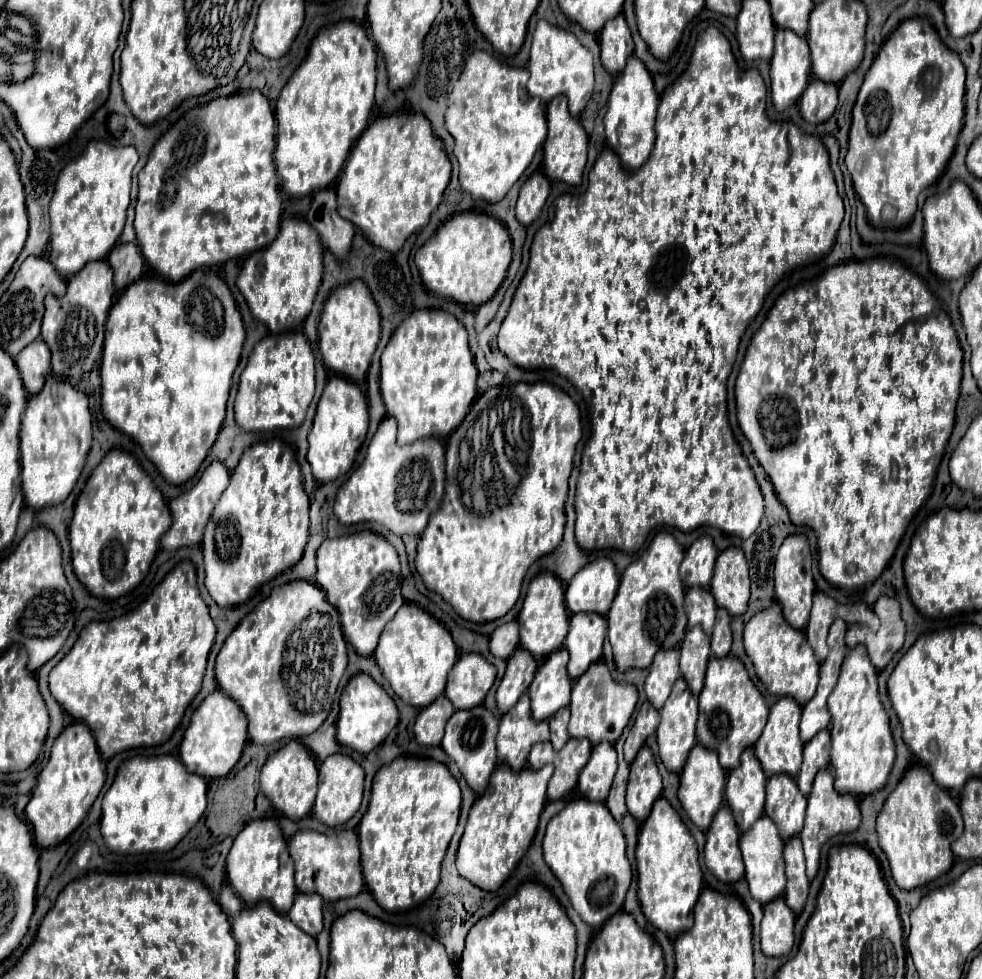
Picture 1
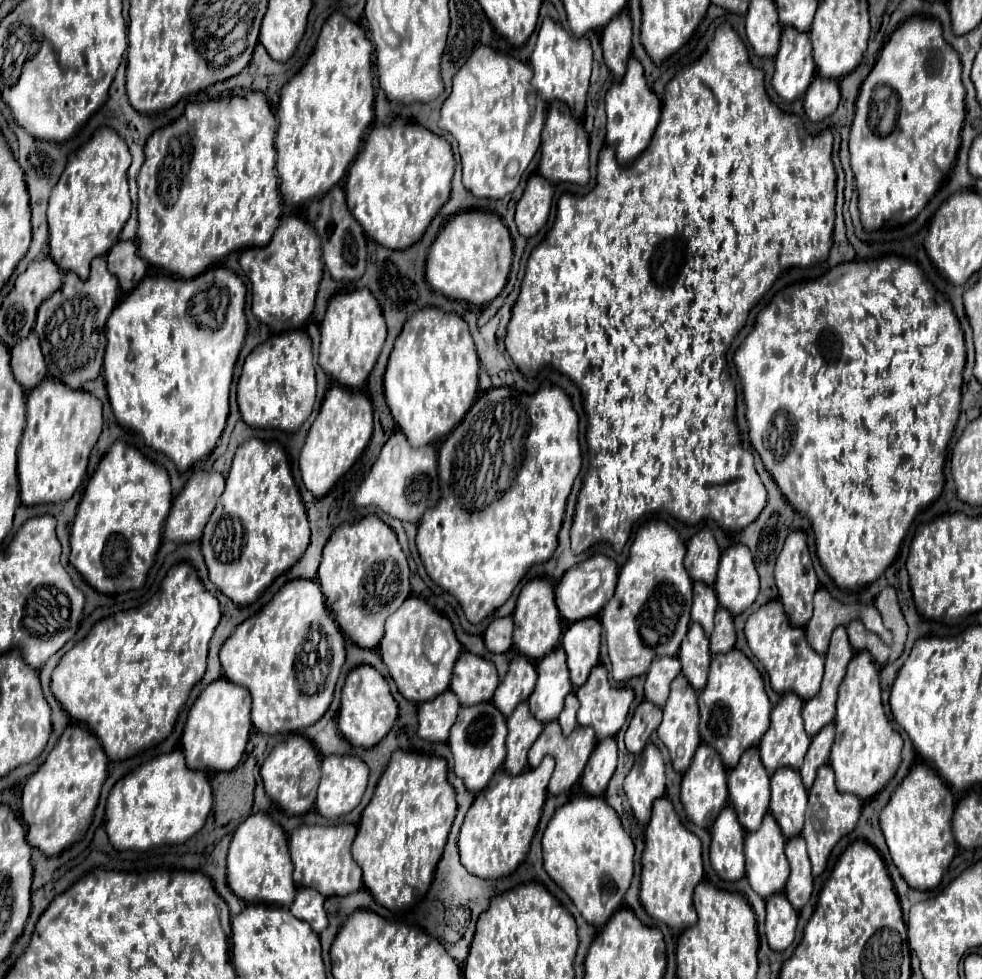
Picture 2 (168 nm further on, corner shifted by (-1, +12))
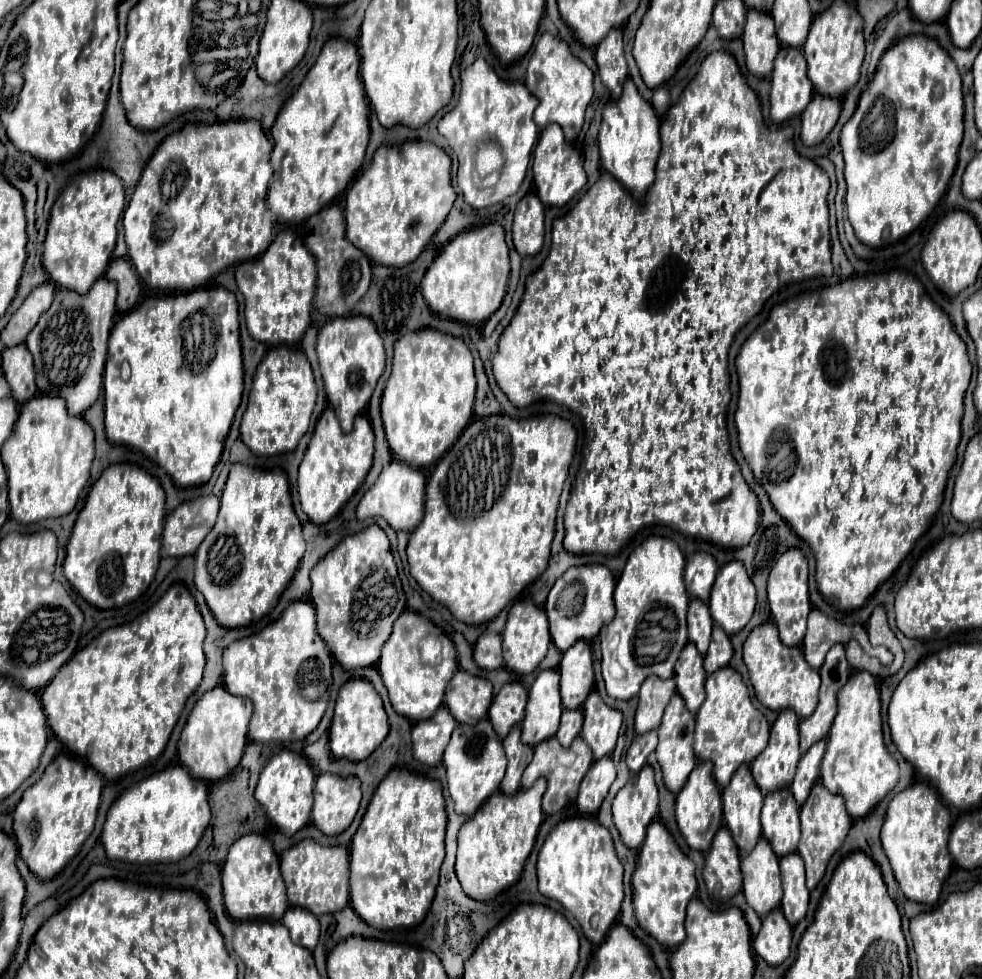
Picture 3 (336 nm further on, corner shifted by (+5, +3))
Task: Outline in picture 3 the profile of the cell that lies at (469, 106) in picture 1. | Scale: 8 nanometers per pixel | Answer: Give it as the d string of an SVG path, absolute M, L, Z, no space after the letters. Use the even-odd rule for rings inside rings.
M476 60L462 72L460 100L456 108L442 116L438 130L458 156L458 188L472 208L492 206L518 192L526 176L530 154L538 140L538 126L532 118L536 106L538 100L530 96L528 88L522 82L500 80L498 74L486 64L486 60ZM482 136L498 138L506 152L506 168L502 170L502 176L498 178L498 184L494 184L494 188L478 188L478 184L474 184L474 144L478 144Z

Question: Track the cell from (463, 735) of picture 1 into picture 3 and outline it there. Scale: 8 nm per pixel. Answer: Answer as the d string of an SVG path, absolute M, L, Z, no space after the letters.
M480 720L476 726L460 724L450 738L450 744L446 746L442 762L446 766L450 796L456 804L456 810L458 814L464 814L468 818L474 816L476 810L484 804L484 800L498 790L506 772L506 756L488 720Z

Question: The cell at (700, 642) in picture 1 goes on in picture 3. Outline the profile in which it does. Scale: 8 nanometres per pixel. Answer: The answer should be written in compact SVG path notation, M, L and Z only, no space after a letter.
M686 644L686 648L680 652L680 658L674 666L674 678L678 686L678 694L684 698L686 708L696 714L698 708L704 702L704 682L706 672L702 668L702 656L694 648L694 644Z

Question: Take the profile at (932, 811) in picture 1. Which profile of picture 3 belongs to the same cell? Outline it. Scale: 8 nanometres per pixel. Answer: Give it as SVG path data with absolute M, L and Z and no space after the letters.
M914 782L904 792L896 794L888 806L882 826L882 846L900 884L900 890L908 900L920 904L934 904L940 896L942 882L950 874L952 856L948 852L950 836L950 812L940 802L938 794L928 782Z

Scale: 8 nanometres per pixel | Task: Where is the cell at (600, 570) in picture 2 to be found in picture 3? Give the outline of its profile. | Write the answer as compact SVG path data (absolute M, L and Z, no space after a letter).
M602 564L574 566L556 580L544 604L544 612L550 622L552 642L560 652L566 652L578 640L594 640L600 628L614 618L614 584L612 572Z

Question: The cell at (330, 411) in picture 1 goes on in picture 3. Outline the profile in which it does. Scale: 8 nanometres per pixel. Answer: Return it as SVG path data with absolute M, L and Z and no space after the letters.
M326 408L316 424L316 430L312 434L312 440L308 444L298 474L298 492L306 516L314 524L330 522L364 482L366 474L372 468L372 458L374 458L374 432L370 420L366 416L358 416L358 420L354 420L354 430L346 434L342 432L334 410Z

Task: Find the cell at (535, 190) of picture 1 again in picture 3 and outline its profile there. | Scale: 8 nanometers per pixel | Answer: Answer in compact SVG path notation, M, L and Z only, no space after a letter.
M534 192L526 194L514 214L514 246L520 256L534 256L544 246L544 206Z

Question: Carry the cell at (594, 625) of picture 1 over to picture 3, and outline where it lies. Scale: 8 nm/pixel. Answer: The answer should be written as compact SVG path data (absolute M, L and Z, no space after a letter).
M578 640L574 648L562 654L560 662L560 686L562 686L562 704L568 710L582 708L584 700L594 688L594 668L592 652L588 642Z

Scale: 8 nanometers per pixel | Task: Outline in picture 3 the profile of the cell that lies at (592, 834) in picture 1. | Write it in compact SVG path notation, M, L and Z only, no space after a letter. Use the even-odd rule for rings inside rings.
M588 816L570 818L554 826L538 854L538 888L546 898L558 900L576 916L592 944L600 944L614 924L624 896L622 862L614 852L610 832ZM594 914L600 916L596 930L590 926Z

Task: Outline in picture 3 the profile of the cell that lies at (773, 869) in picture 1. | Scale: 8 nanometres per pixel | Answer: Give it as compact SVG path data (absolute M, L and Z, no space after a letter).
M762 838L754 852L742 856L742 876L744 876L744 896L746 902L758 910L758 916L780 906L782 900L782 880L778 870L778 858L774 856L766 838Z

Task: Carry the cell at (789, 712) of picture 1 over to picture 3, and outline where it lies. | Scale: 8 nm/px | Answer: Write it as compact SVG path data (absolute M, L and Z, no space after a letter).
M782 710L770 730L766 750L750 766L762 794L788 788L794 780L798 760L798 716L792 710Z

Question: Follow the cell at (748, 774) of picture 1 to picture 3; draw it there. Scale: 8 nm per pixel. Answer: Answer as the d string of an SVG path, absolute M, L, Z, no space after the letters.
M746 764L734 772L730 784L722 794L724 802L724 820L742 854L752 852L754 844L762 836L760 828L760 808L762 808L762 792L754 784L752 772Z

